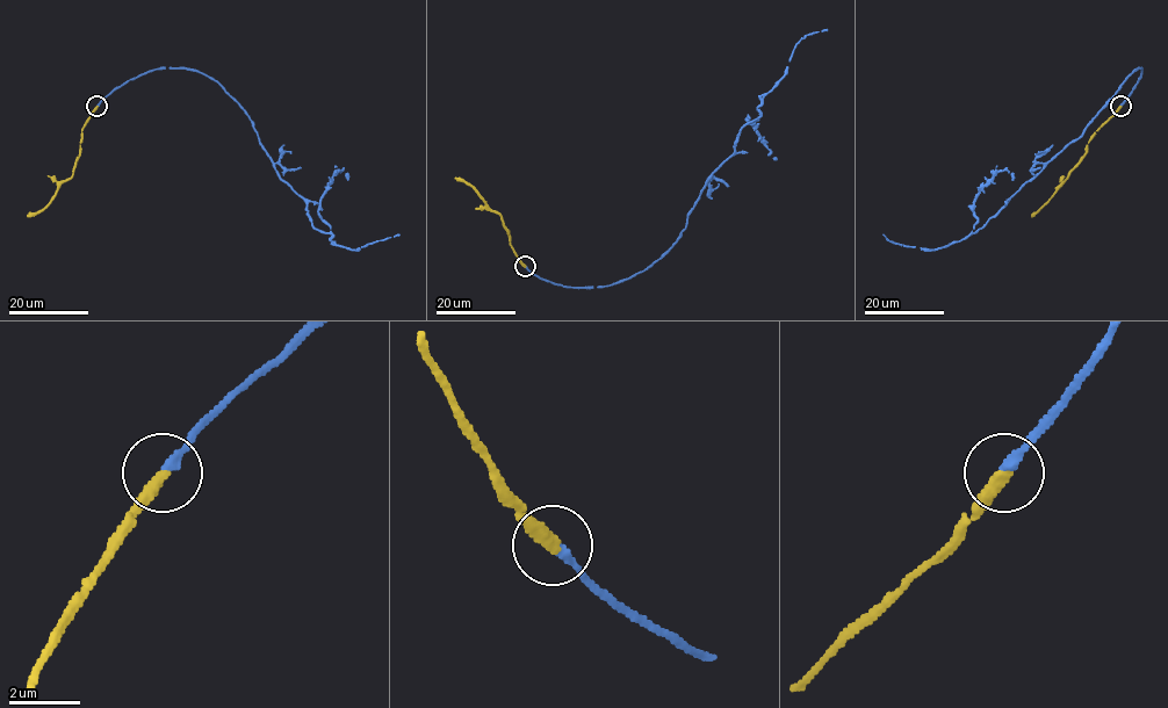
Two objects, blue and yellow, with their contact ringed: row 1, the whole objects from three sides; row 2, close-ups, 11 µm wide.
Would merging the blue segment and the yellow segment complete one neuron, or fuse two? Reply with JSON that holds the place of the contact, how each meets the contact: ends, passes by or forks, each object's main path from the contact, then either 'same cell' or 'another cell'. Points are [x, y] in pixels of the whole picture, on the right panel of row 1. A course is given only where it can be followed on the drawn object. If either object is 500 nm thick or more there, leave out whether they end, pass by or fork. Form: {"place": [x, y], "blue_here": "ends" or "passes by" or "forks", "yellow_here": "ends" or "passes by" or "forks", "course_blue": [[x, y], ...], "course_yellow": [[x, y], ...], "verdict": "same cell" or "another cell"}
{"place": [1120, 106], "blue_here": "ends", "yellow_here": "ends", "course_blue": [[1119, 106], [1141, 77], [1141, 67], [1079, 137], [977, 232], [937, 250], [906, 246], [884, 235]], "course_yellow": [[1119, 107], [1096, 130], [1087, 144], [1087, 152], [1069, 176], [1032, 216]], "verdict": "same cell"}

